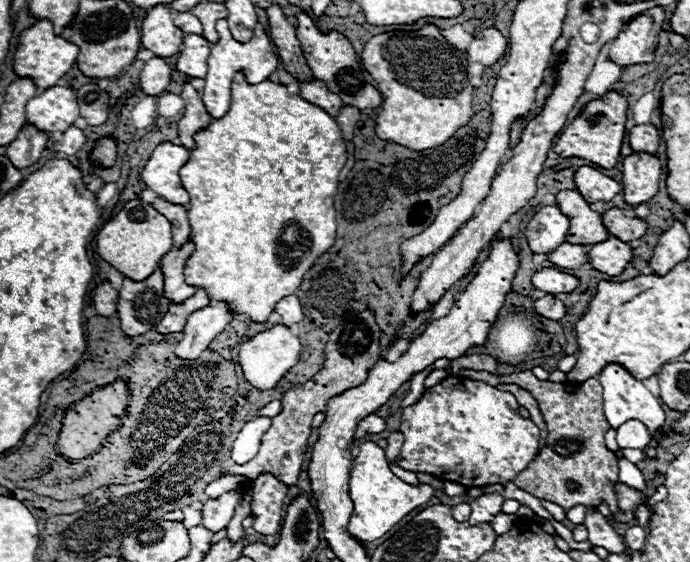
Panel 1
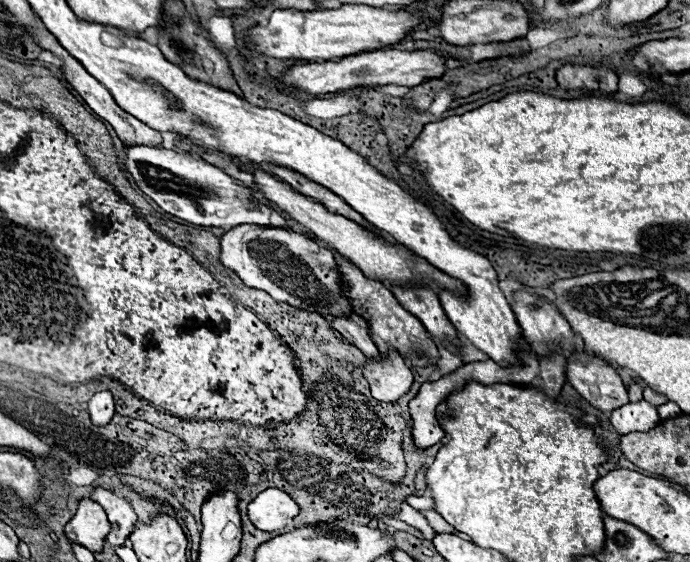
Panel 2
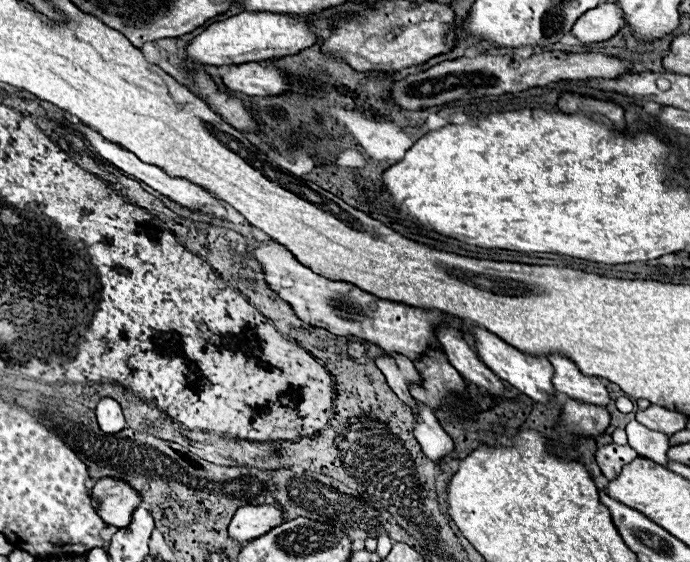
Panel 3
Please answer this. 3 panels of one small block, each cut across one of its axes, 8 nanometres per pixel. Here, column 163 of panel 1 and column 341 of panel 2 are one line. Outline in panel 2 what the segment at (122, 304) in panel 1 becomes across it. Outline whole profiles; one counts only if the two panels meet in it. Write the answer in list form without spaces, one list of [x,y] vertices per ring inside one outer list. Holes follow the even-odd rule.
[[[242,224],[228,230],[220,238],[220,260],[226,268],[238,272],[246,286],[258,288],[286,302],[294,308],[316,312],[320,316],[350,316],[354,310],[350,300],[342,296],[342,276],[330,250],[320,248],[314,240],[284,230],[284,228],[258,228]]]

